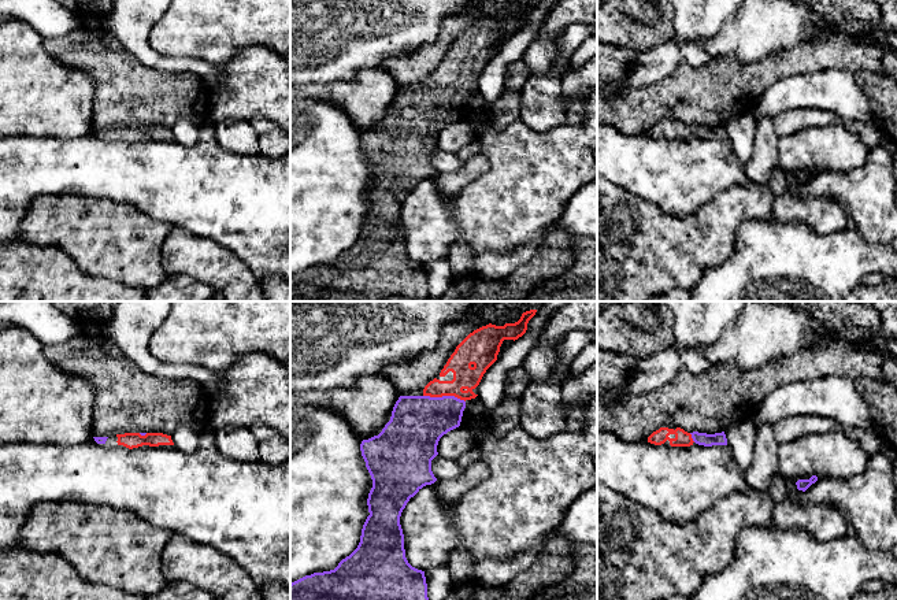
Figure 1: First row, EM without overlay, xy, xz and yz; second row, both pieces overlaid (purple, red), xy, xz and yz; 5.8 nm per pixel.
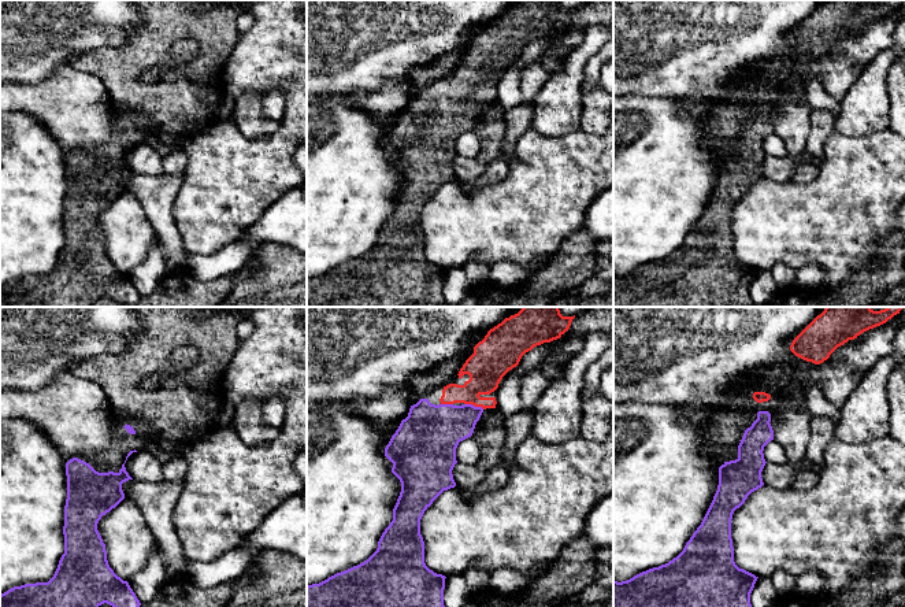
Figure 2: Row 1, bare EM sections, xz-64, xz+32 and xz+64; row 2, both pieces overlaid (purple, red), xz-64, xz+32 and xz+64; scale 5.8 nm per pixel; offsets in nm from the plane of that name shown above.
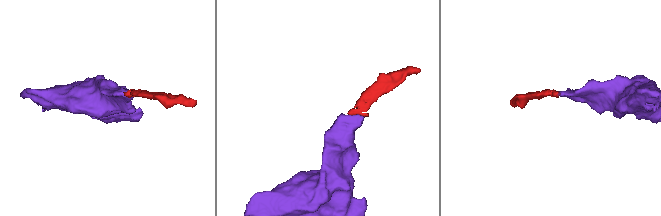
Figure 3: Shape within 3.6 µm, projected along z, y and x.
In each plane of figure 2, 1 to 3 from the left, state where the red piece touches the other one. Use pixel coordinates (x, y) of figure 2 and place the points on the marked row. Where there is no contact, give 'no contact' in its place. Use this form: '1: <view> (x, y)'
1: no contact
2: xz+32 (474, 406)
3: no contact

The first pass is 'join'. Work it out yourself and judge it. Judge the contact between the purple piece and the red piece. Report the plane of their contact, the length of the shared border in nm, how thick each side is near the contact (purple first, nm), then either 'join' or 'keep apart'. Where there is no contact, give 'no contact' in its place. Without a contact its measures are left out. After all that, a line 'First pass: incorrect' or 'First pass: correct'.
contact in xz; length 260 nm; calibres 320 and 140 nm; join
First pass: correct

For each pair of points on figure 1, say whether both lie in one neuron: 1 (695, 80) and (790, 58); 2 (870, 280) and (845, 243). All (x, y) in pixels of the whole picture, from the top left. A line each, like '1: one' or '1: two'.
1: one
2: two

